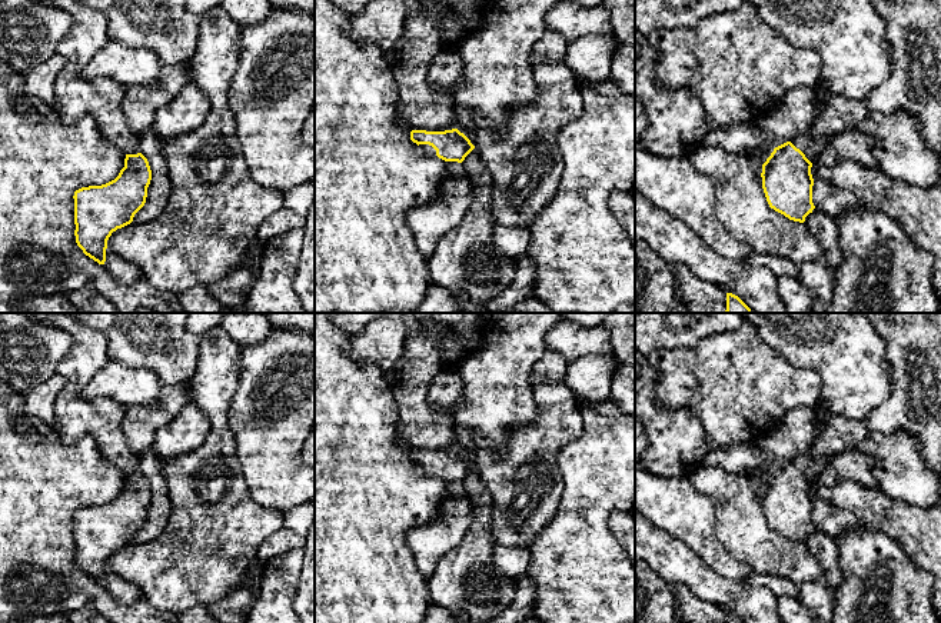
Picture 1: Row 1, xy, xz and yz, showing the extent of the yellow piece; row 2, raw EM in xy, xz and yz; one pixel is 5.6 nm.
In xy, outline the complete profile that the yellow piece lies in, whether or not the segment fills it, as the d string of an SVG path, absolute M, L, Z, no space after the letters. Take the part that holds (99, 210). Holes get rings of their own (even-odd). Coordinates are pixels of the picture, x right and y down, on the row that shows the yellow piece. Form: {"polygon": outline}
{"polygon": "M50 0L50 6L72 16L70 30L56 47L66 63L54 81L51 107L64 124L90 114L103 139L126 154L124 167L114 180L82 187L73 196L76 243L86 256L104 264L112 233L130 224L144 206L152 170L122 110L126 87L114 80L82 76L84 66L109 41L106 16L82 0Z"}

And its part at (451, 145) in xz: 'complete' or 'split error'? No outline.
split error

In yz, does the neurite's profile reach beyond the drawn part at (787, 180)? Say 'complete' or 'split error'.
split error

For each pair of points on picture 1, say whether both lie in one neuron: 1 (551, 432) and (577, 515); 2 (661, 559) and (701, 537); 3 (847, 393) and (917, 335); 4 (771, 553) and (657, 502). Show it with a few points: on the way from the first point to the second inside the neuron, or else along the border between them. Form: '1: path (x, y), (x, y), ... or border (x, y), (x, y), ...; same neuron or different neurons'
1: border (582, 430), (557, 455), (562, 485); different neurons
2: border (657, 529), (678, 537), (711, 567); different neurons
3: border (874, 327), (885, 345), (891, 367), (891, 392); different neurons
4: border (707, 495), (714, 506), (715, 537), (732, 556); different neurons

